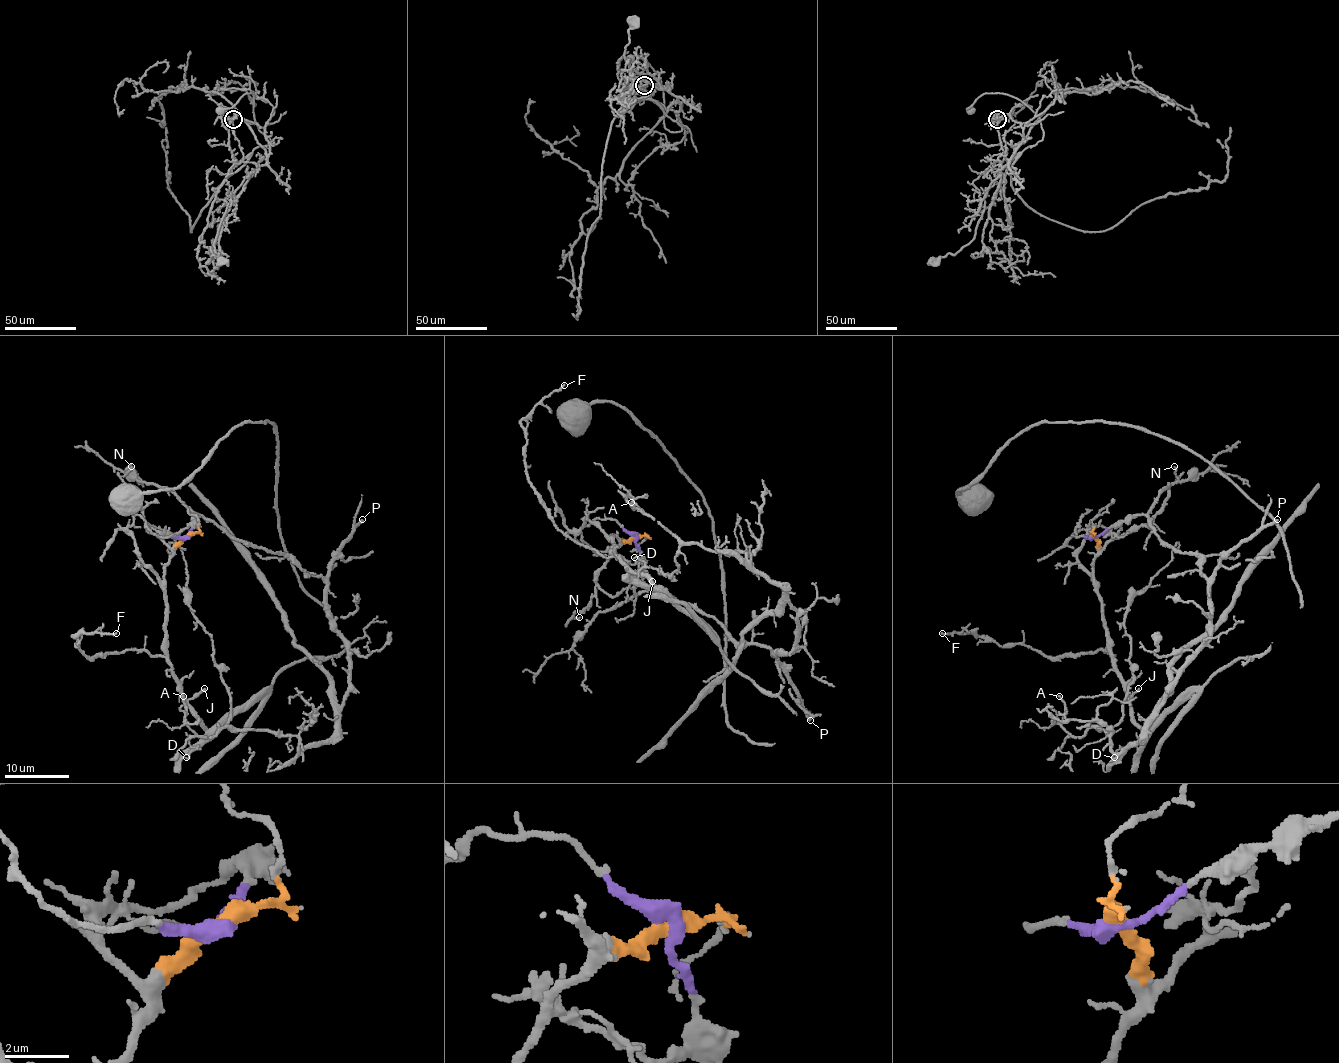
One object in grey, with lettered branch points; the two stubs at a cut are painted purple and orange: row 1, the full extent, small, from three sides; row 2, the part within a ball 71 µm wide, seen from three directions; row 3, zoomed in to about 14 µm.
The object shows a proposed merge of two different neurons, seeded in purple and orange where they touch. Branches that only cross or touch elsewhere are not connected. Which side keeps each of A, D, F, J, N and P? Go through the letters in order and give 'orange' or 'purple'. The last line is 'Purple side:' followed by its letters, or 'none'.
A: purple
D: orange
F: orange
J: orange
N: orange
P: purple
Purple side: A, P

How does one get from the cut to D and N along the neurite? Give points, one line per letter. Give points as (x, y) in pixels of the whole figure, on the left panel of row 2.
D: (187, 537), (173, 551), (165, 567), (168, 664), (186, 705), (205, 731), (190, 746), (197, 747), (186, 757)
N: (187, 537), (171, 548), (150, 530), (144, 520), (144, 511), (123, 479), (131, 466)

